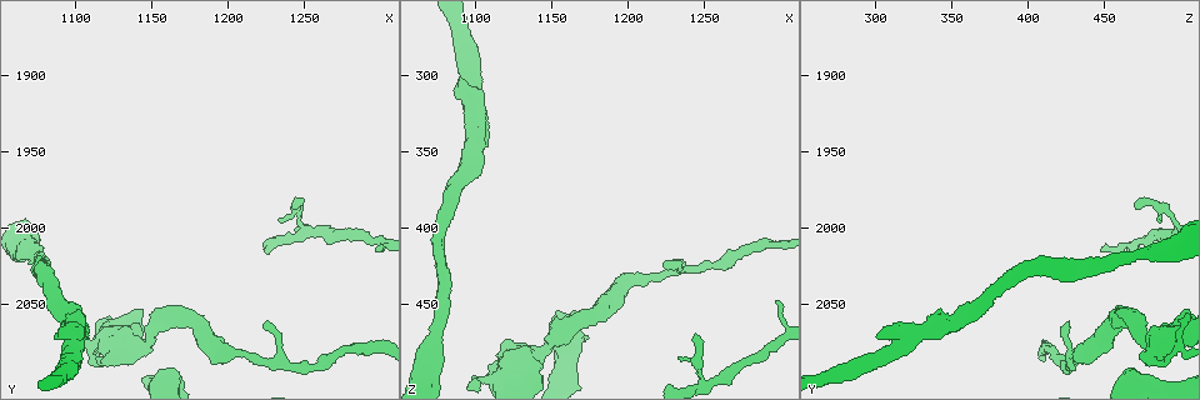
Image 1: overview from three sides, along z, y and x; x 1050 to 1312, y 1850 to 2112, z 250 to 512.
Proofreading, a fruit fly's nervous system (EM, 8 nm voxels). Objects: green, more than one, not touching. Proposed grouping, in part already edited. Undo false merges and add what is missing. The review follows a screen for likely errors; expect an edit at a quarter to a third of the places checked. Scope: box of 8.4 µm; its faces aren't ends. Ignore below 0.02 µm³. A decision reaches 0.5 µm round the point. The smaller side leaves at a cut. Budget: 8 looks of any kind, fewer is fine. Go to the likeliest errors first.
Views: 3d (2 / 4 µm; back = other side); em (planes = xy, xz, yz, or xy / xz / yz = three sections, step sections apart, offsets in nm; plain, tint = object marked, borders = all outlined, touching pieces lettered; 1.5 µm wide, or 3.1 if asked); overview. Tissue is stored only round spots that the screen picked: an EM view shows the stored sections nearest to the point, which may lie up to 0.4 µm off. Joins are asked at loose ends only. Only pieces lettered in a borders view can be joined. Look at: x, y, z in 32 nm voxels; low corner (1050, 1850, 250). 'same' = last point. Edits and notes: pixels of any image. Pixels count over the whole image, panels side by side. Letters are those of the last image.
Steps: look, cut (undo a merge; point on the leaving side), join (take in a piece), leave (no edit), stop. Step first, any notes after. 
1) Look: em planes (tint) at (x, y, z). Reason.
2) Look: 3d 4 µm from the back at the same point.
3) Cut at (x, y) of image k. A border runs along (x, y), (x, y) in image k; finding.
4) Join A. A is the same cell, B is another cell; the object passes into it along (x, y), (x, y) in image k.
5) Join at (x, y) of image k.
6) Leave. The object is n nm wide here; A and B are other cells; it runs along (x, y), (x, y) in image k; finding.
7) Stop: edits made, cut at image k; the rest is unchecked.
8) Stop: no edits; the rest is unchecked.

Look: em planes (tint) at (1296, 2008, 476). Sudden change in width.

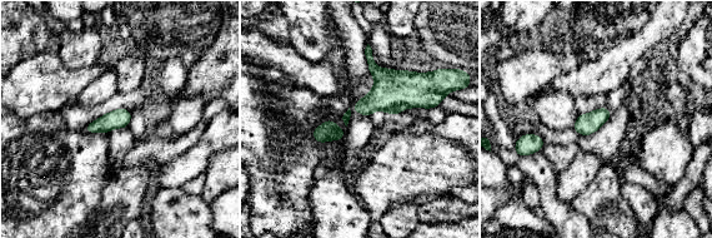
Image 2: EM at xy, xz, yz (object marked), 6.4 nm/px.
Look: em planes (borders) at the same point.

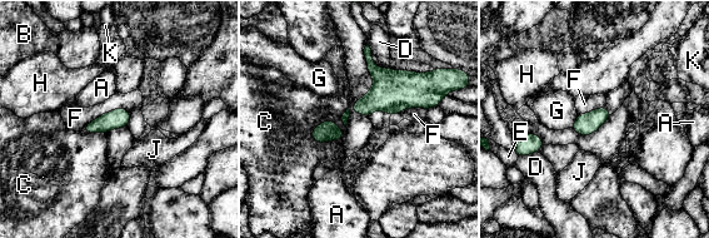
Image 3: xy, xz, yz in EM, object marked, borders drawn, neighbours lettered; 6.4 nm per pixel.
Leave. The longest contact is with F, 340 nm; A, B, C, D, E, F, G, H, J and K are other cells; a border runs along (128, 109), (109, 110), (81, 130) in image 3; one cell here.

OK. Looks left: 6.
Look: em planes (borders) at (1242, 1986, 472). Free end.

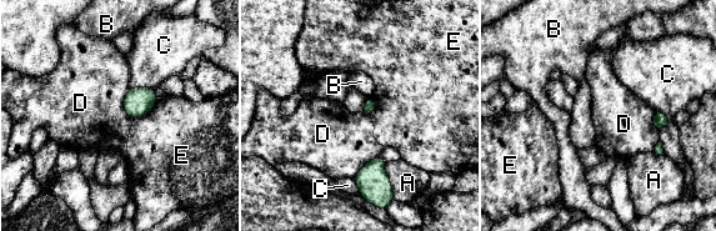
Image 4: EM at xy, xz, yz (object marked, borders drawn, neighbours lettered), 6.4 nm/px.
Leave. A, B, C, D and E are other cells; a border runs along (655, 110), (670, 120), (660, 132) in image 4; no lettered piece goes on from it.

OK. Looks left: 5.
Look: 3d 2 µm at (1226, 2062, 426). An open end.

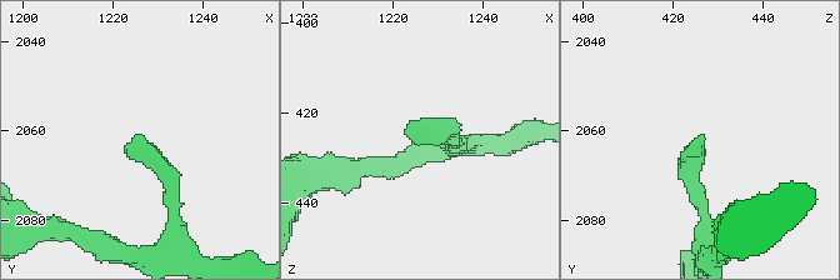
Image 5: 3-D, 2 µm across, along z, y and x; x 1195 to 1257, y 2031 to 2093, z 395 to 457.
Look: em planes (borders) at (1225, 2060, 427).

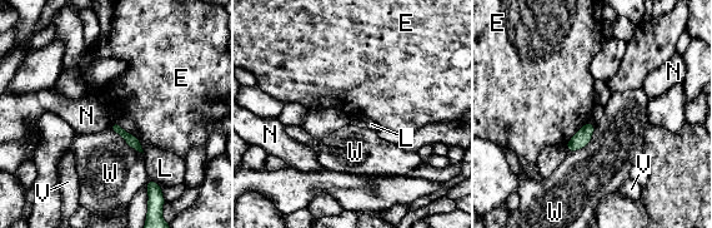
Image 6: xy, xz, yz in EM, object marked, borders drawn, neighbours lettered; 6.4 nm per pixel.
Leave. E, L, N, V and W are other cells; a border runs along (590, 120), (566, 144) in image 6; none of them fits.

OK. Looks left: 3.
Stop: no edits; the rest is unchecked.

